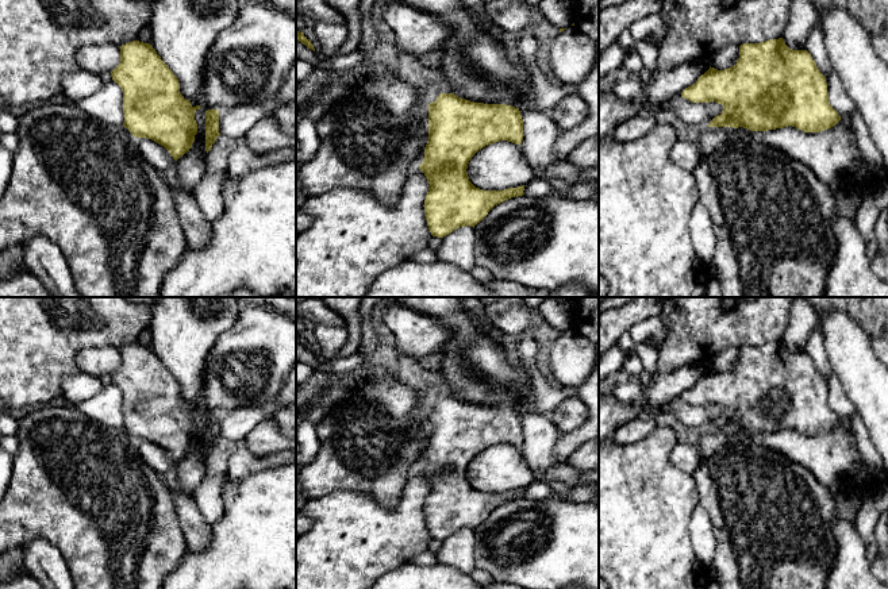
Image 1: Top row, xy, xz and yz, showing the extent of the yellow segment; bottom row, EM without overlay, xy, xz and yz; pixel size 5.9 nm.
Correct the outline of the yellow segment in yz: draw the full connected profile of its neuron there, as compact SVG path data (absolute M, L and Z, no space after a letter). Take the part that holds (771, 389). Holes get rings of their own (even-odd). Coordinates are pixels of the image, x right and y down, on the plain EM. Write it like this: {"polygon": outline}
{"polygon": "M783 340L739 349L739 361L733 370L710 372L681 394L692 405L715 404L723 408L708 430L743 430L768 434L796 430L804 435L819 435L834 430L841 419L829 405L826 380L819 374L807 353L789 351Z"}

